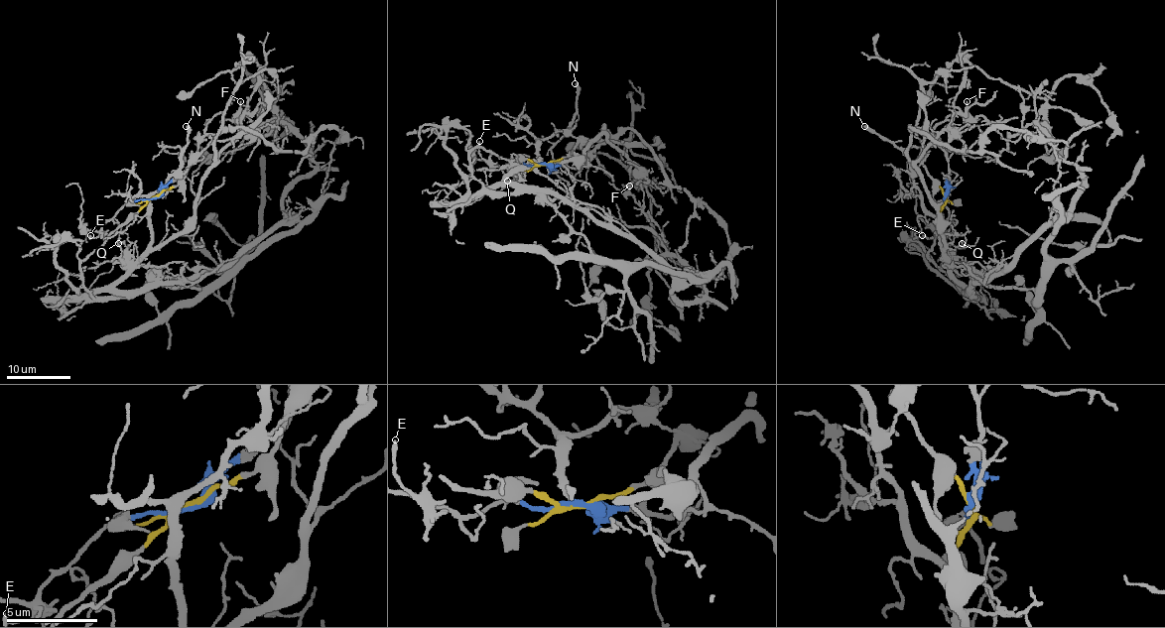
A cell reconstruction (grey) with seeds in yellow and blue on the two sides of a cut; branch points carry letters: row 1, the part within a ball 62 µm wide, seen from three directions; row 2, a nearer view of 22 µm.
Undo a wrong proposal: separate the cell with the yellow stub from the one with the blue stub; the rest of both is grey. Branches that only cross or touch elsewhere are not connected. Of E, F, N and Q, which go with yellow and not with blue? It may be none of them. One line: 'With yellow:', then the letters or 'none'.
With yellow: N, Q

